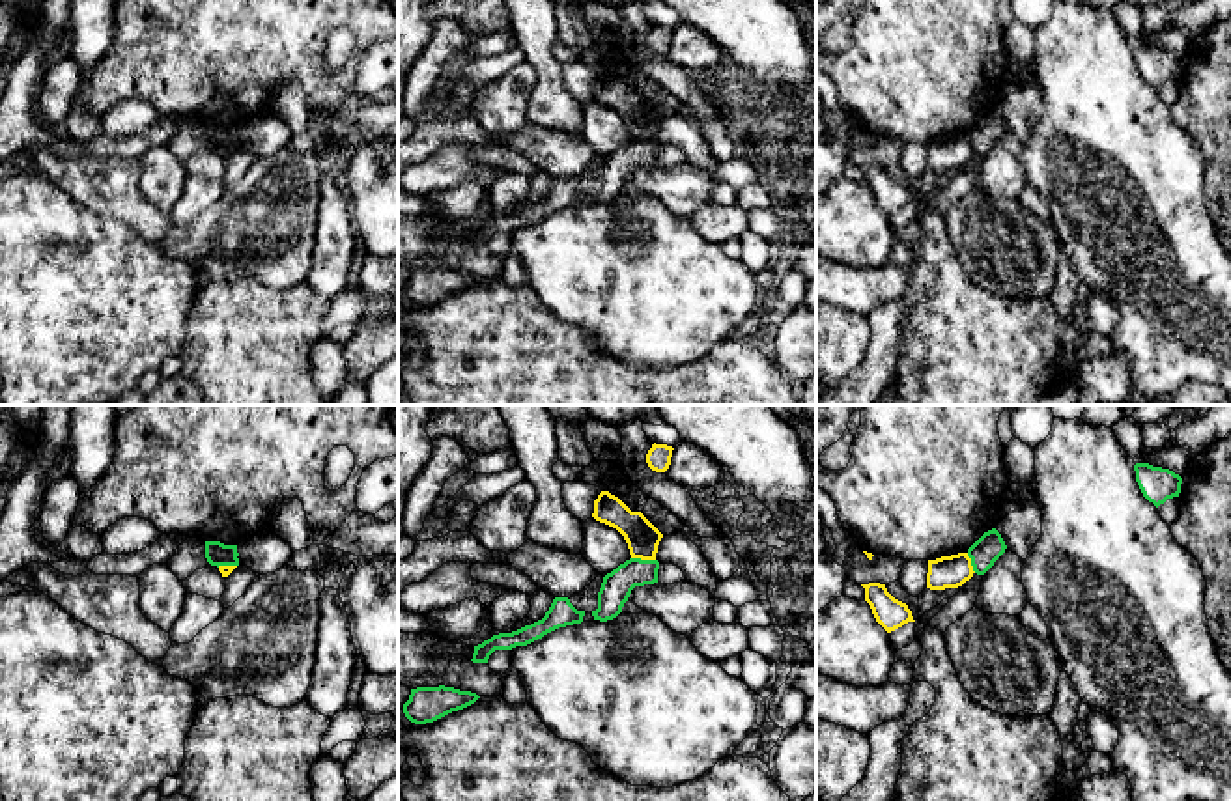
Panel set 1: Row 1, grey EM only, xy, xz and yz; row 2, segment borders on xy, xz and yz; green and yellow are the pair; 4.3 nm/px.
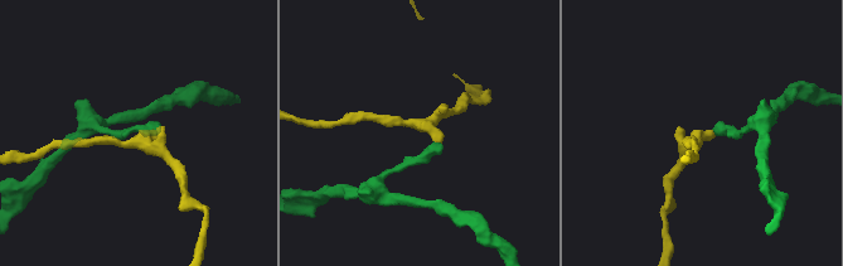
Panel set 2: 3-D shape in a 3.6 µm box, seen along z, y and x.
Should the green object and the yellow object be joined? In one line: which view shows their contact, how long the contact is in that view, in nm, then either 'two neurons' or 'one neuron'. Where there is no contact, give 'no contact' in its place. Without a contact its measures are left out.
xz | 110 nm | two neurons

